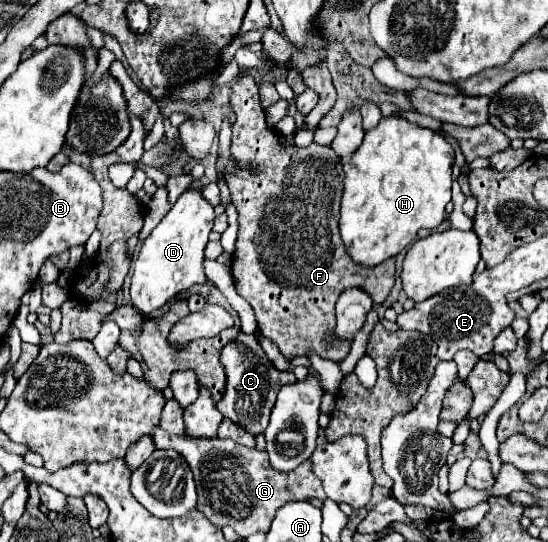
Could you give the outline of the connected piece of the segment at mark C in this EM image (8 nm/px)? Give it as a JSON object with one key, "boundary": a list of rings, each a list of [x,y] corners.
{"boundary":[[[238,332],[234,342],[228,342],[220,352],[220,362],[226,370],[226,388],[222,392],[222,398],[218,400],[218,410],[226,416],[238,422],[242,428],[250,430],[254,436],[262,434],[270,420],[270,410],[274,408],[276,394],[280,386],[296,382],[296,376],[292,372],[280,372],[274,368],[274,364],[268,360],[264,348],[260,346],[260,340],[254,334]]]}

